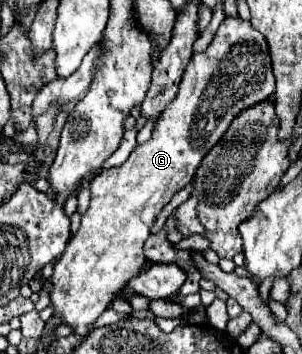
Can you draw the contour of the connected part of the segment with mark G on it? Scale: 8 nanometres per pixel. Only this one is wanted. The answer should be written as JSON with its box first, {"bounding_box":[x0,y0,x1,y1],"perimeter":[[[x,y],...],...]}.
{"bounding_box":[50,16,274,338],"perimeter":[[[228,16],[208,48],[194,52],[178,96],[160,114],[150,140],[136,146],[122,166],[108,168],[90,182],[90,206],[50,276],[54,316],[68,324],[72,334],[86,338],[100,314],[122,294],[128,280],[146,268],[142,248],[152,224],[172,196],[192,180],[196,164],[220,140],[232,116],[260,100],[268,100],[272,92],[274,74],[266,38],[240,16]]]}

